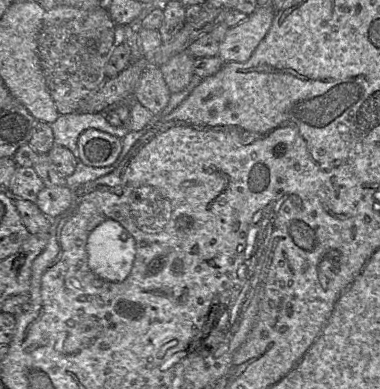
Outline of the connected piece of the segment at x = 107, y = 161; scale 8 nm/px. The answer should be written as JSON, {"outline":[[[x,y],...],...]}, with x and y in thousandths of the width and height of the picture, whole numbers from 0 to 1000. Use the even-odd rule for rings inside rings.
{"outline":[[[229,332],[211,344],[203,378],[205,414],[237,429],[284,429],[311,409],[324,368],[305,350],[255,332]]]}

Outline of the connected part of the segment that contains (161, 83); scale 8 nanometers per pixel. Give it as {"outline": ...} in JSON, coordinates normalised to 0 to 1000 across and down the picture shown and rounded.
{"outline":[[[389,172],[363,208],[350,254],[403,296],[418,296],[437,275],[447,242],[418,172]]]}

